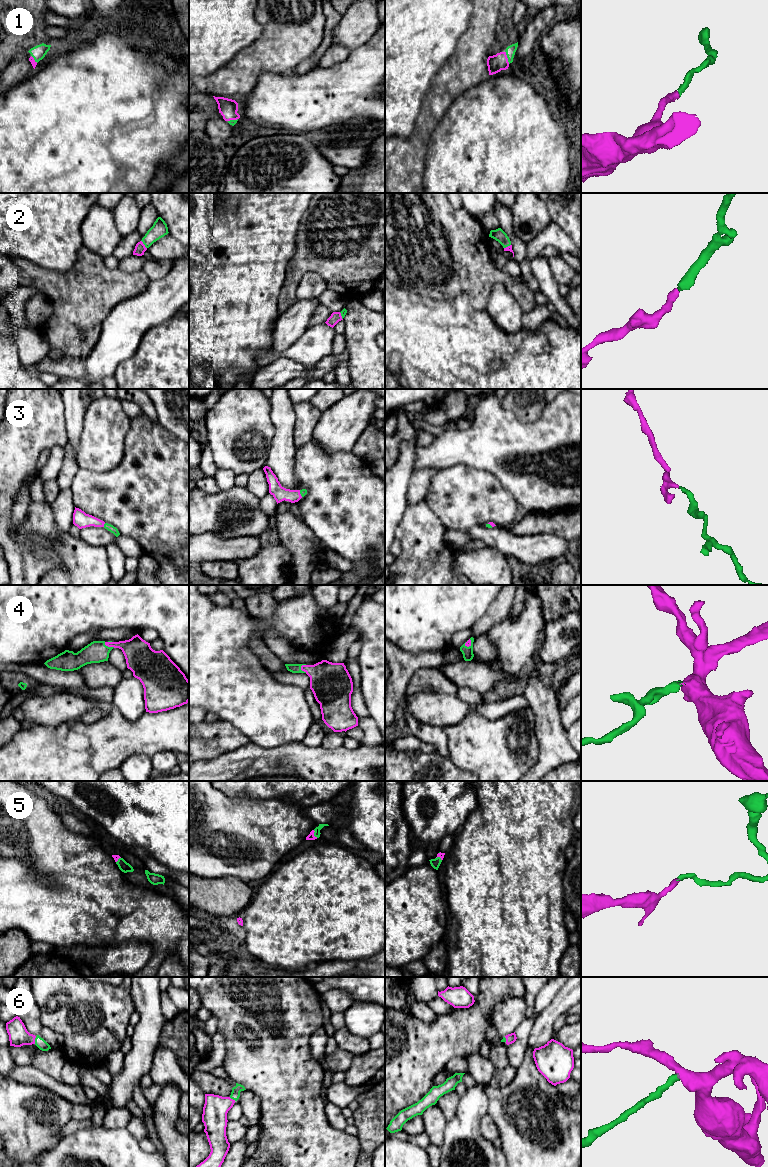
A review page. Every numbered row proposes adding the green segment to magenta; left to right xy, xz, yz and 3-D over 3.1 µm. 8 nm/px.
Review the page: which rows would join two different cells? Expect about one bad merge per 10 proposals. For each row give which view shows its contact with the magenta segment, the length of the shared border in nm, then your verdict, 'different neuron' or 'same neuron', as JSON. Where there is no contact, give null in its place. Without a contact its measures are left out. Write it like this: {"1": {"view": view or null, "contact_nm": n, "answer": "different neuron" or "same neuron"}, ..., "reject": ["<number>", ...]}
{"1": {"view": "yz", "contact_nm": 110, "answer": "same neuron"}, "2": {"view": "xy", "contact_nm": 80, "answer": "same neuron"}, "3": {"view": "xy", "contact_nm": 40, "answer": "same neuron"}, "4": {"view": "xz", "contact_nm": 80, "answer": "same neuron"}, "5": {"view": "xz", "contact_nm": 70, "answer": "same neuron"}, "6": {"view": "xy", "contact_nm": 70, "answer": "same neuron"}, "reject": []}

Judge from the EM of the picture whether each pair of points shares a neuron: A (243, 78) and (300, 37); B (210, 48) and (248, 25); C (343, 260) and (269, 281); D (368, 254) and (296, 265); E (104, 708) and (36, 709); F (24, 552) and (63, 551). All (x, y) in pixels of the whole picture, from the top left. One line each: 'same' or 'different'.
A: same
B: same
C: different
D: same
E: same
F: same

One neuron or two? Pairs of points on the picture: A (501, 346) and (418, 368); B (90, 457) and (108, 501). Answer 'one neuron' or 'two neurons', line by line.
A: one neuron
B: two neurons

